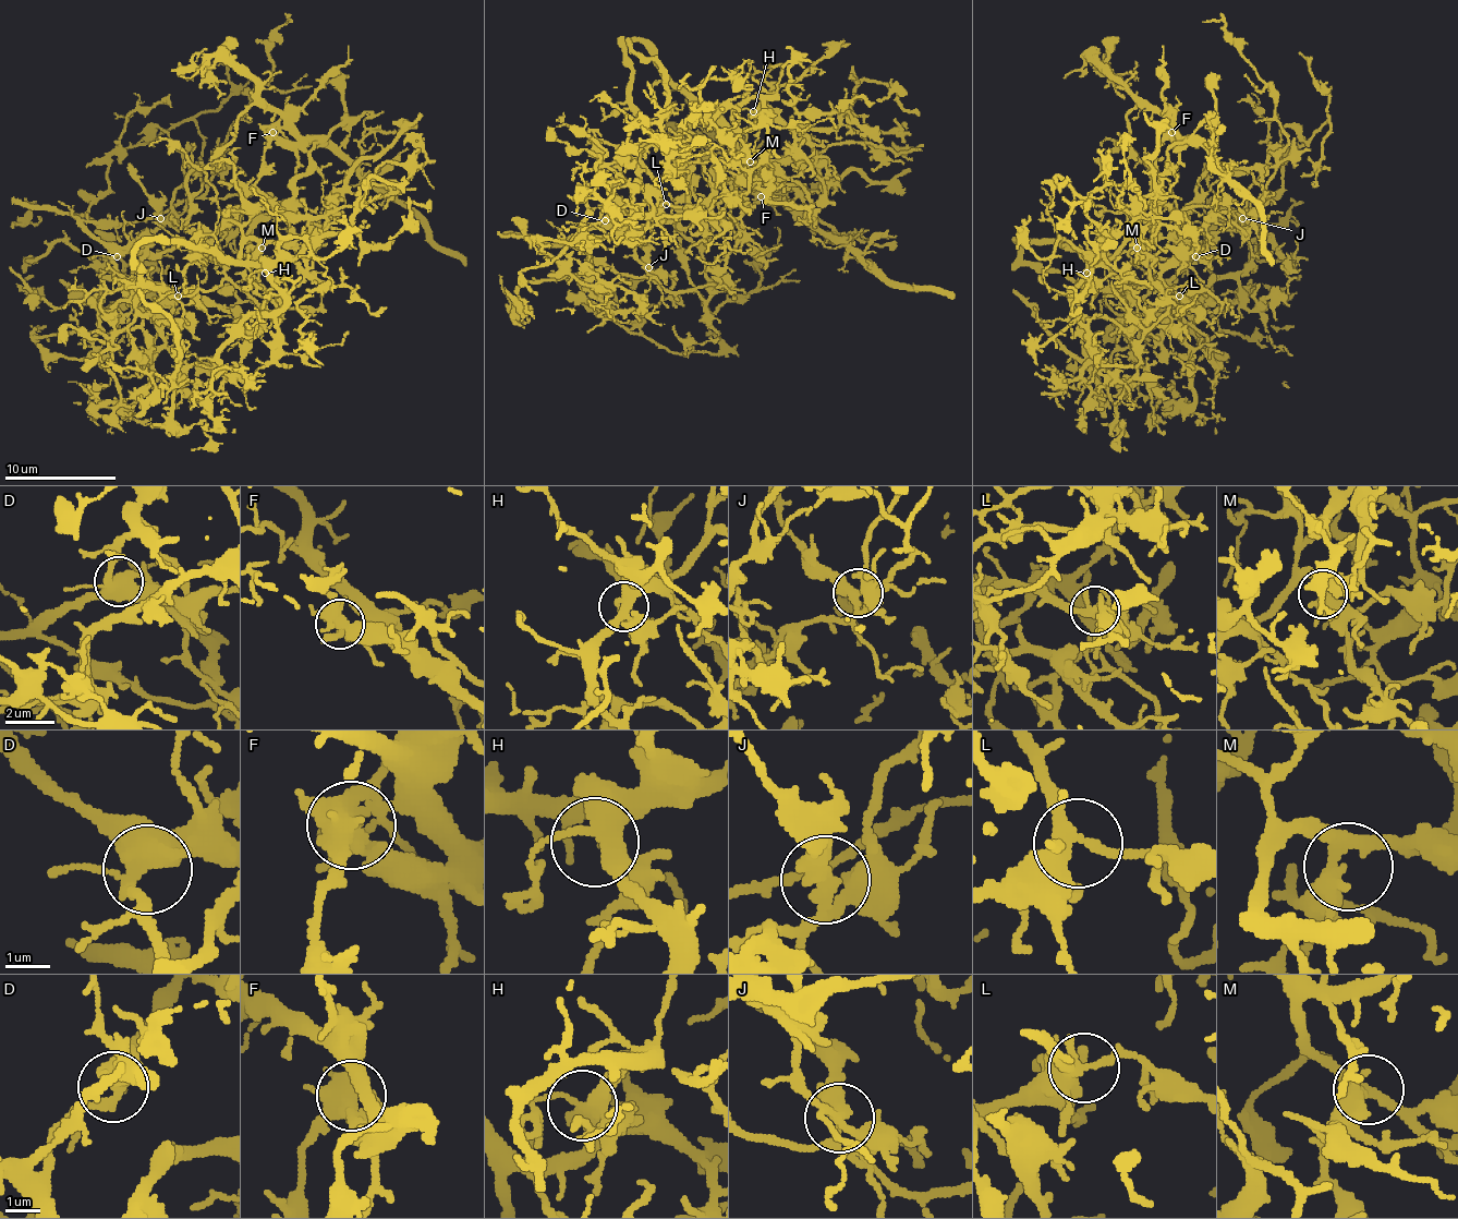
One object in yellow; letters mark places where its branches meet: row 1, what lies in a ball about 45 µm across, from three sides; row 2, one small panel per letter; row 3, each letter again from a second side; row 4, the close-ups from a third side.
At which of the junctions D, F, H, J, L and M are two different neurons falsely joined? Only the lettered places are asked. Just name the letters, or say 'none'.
F, J

